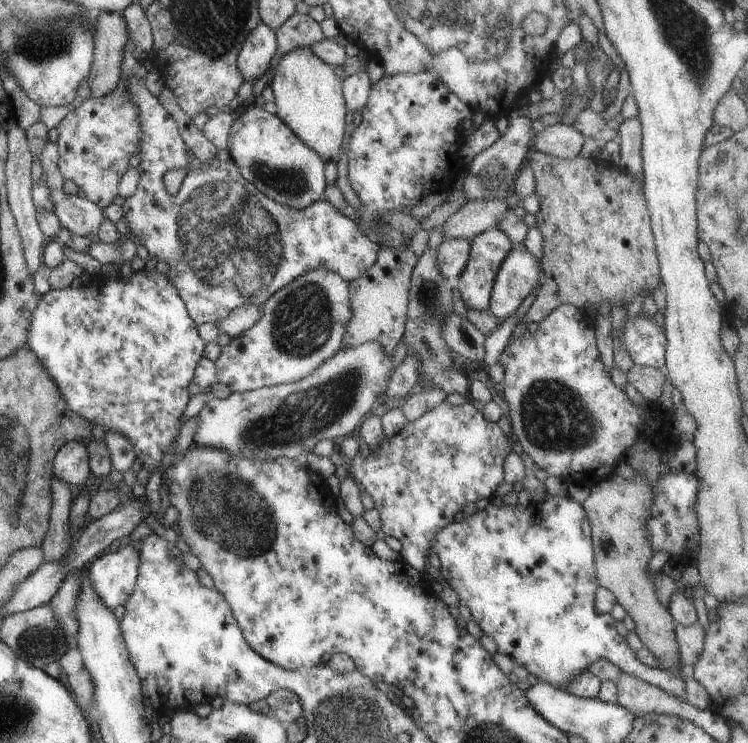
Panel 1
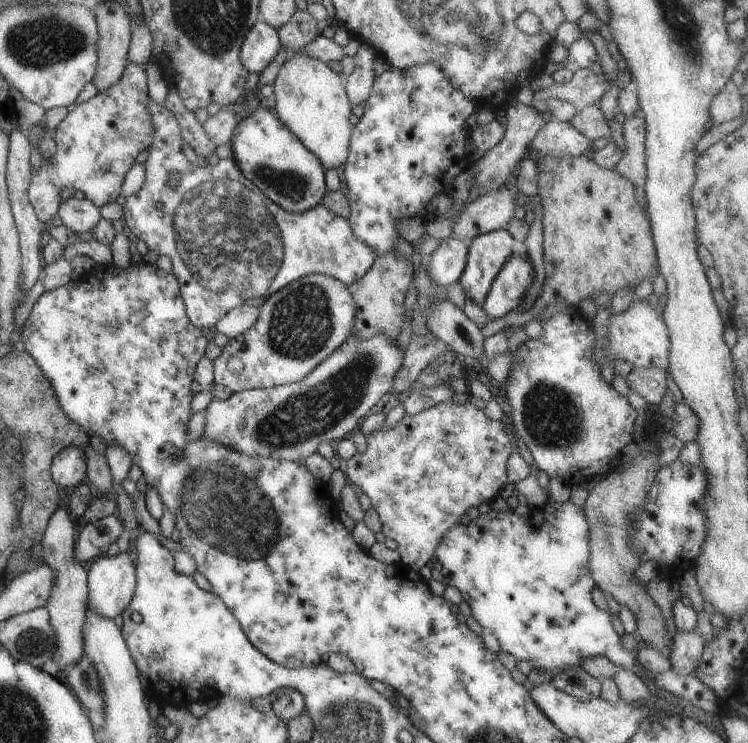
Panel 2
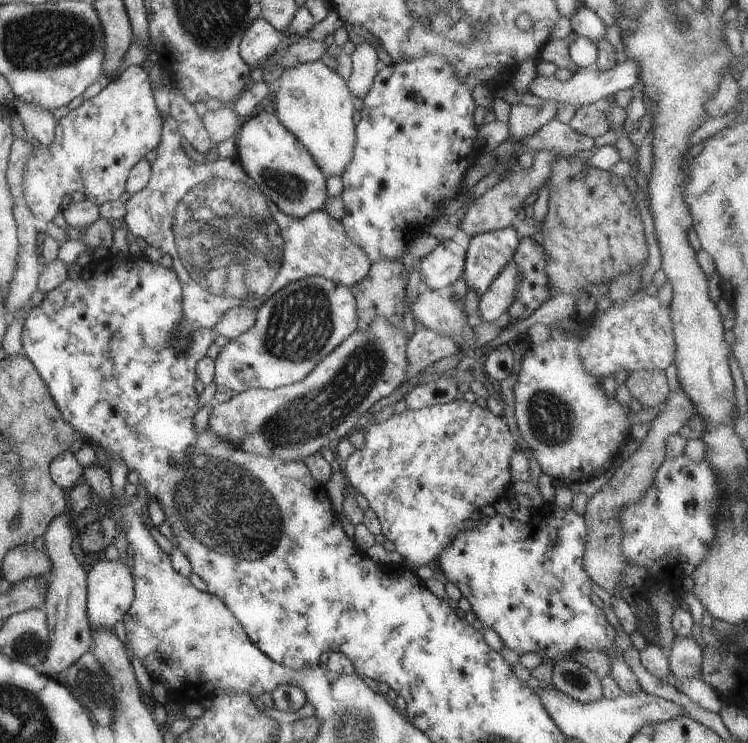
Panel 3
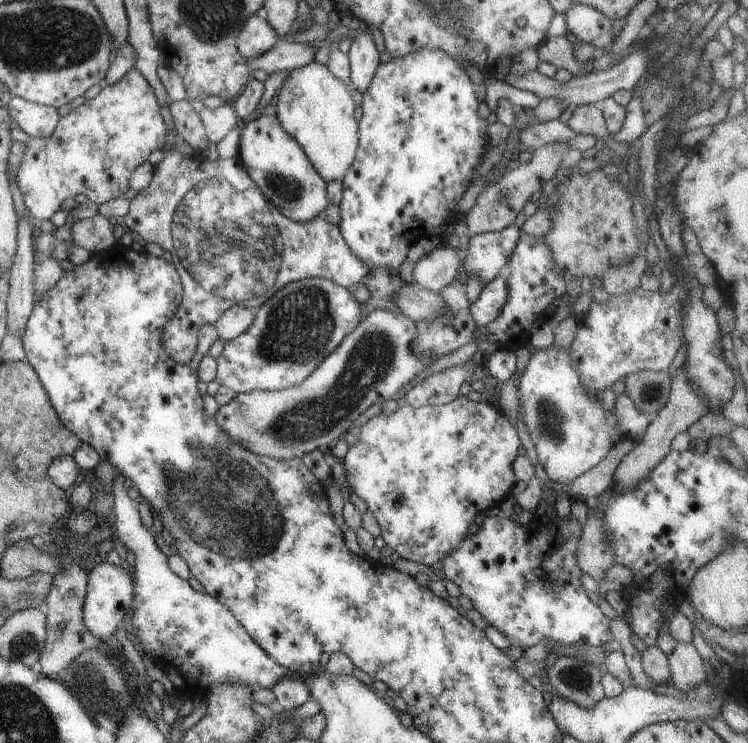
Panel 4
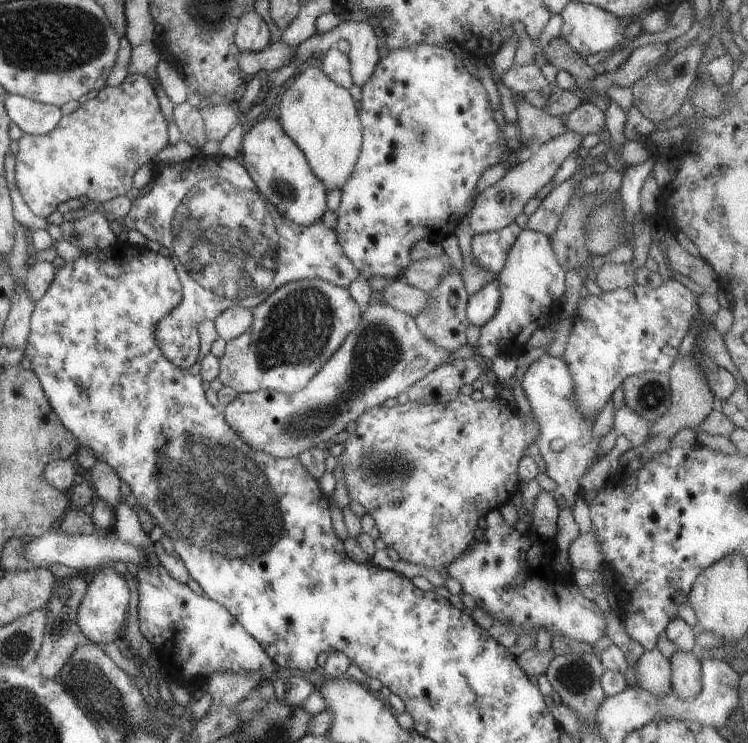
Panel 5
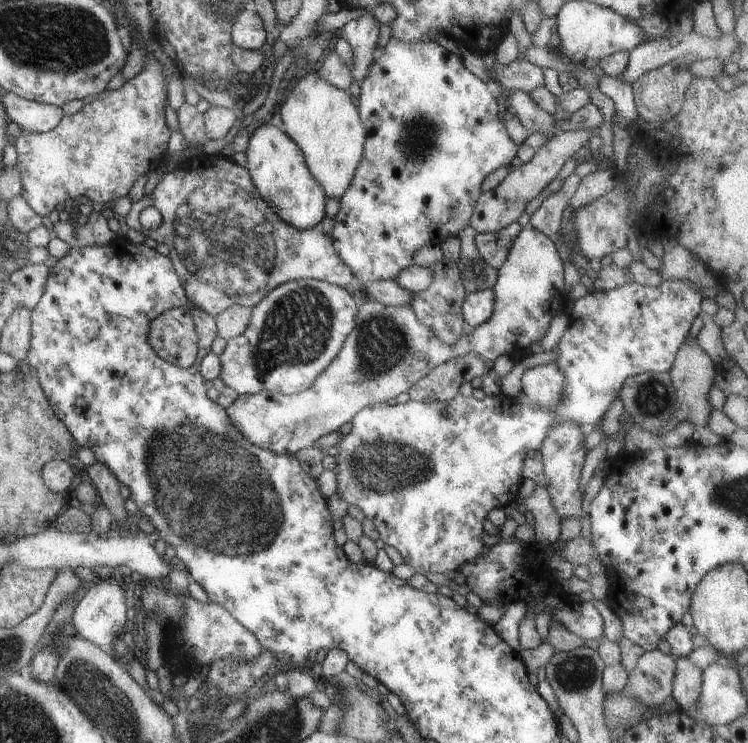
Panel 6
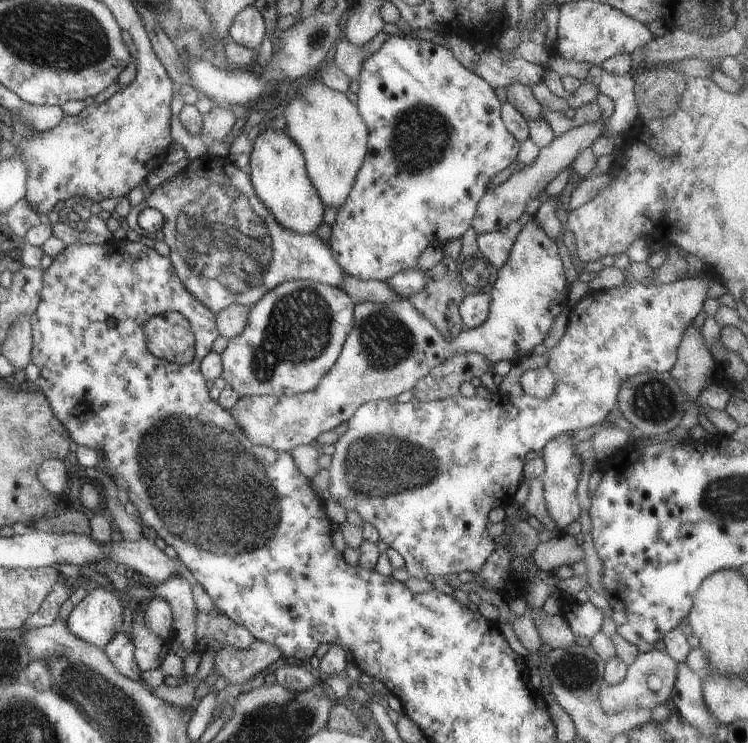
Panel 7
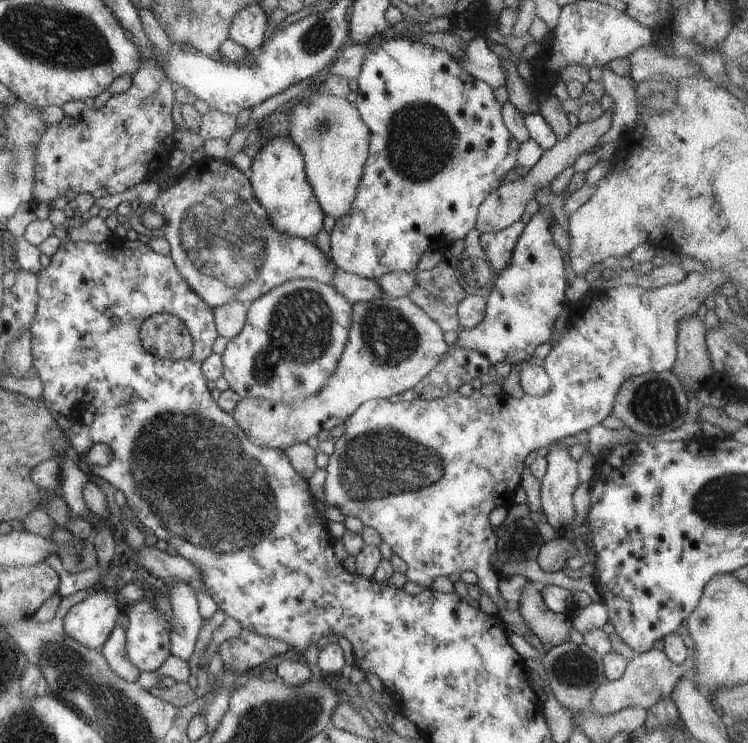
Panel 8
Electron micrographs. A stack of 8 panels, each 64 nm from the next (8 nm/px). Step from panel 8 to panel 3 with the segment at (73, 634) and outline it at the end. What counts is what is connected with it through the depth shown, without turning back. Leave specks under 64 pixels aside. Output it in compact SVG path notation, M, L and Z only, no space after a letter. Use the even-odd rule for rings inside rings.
M121 559L100 560L86 572L86 615L91 629L111 629L129 608L134 597L131 569Z

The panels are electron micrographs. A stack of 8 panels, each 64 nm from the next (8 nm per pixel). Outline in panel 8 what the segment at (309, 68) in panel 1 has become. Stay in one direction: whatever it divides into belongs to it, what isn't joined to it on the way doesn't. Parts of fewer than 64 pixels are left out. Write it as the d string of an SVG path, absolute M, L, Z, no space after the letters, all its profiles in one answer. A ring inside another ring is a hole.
M313 89L303 94L289 112L288 138L303 158L304 174L311 192L323 212L334 221L349 214L368 156L370 134L355 106L346 98L317 94Z

